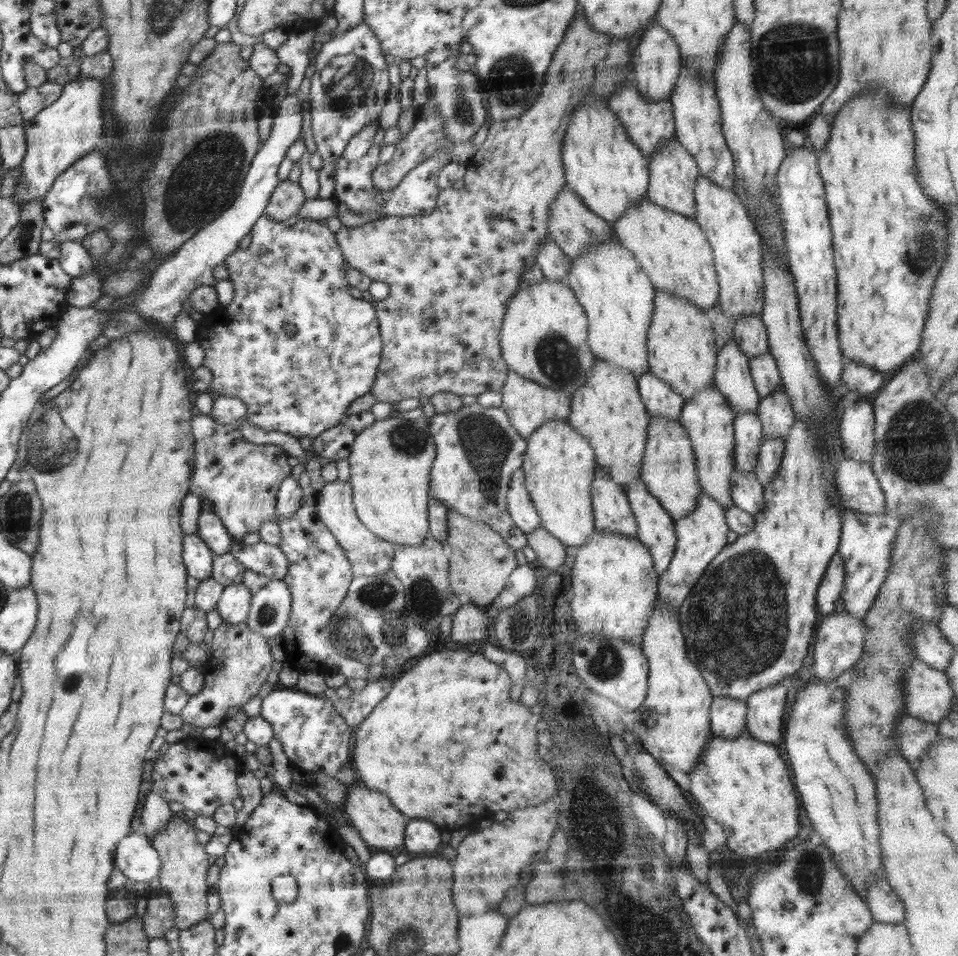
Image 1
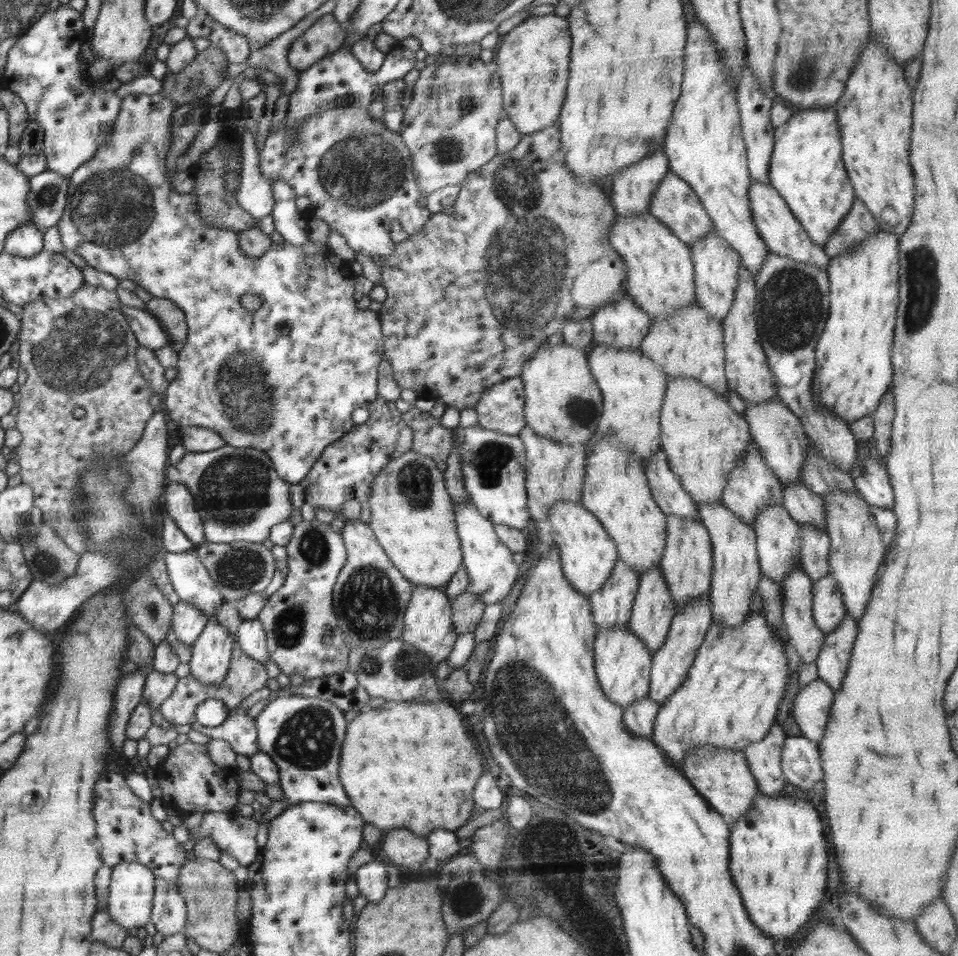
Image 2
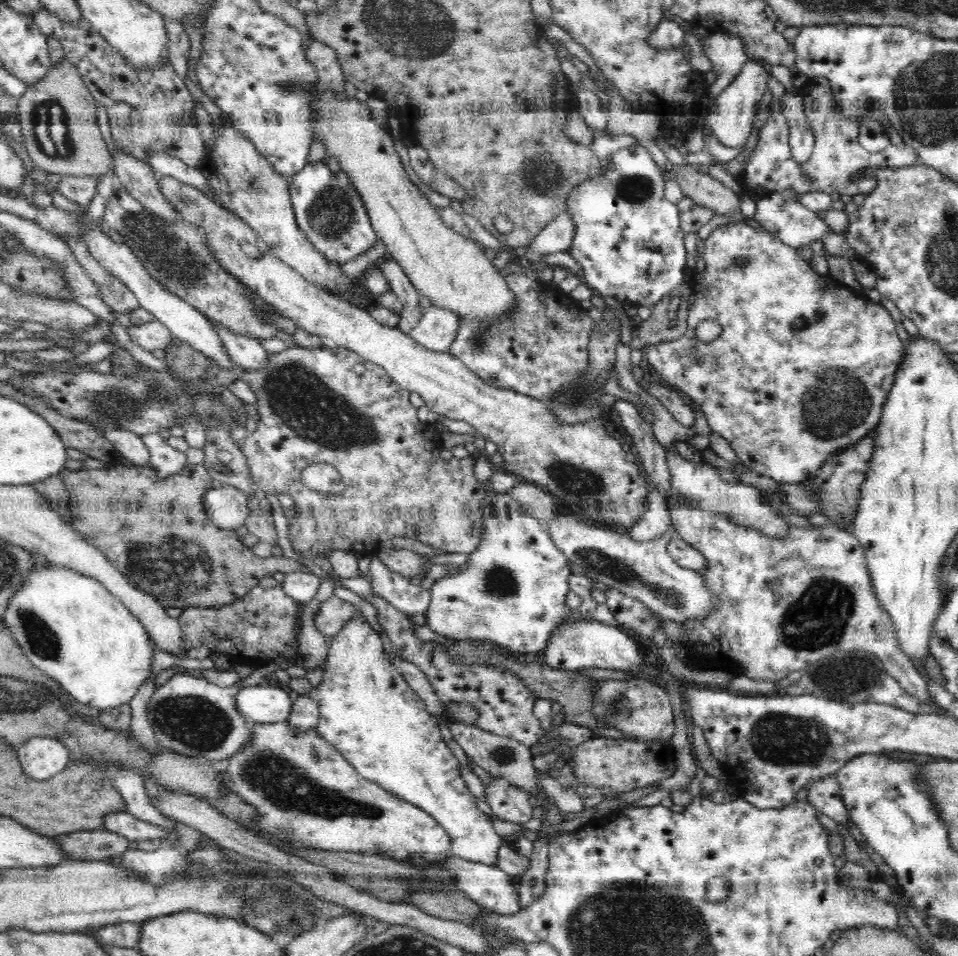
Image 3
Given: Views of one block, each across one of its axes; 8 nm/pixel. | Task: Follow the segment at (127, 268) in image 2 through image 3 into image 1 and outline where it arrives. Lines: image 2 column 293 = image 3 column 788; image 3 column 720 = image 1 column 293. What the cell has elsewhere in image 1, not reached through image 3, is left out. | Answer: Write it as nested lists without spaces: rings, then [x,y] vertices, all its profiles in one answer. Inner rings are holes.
[[[265,214],[256,220],[251,230],[252,239],[247,248],[236,247],[230,256],[225,258],[228,270],[228,280],[232,282],[234,297],[228,306],[219,305],[206,316],[197,319],[195,341],[204,349],[204,362],[202,366],[208,368],[212,373],[212,384],[207,392],[214,397],[236,397],[244,401],[246,414],[243,416],[250,424],[278,432],[287,432],[292,436],[309,436],[315,439],[325,430],[336,426],[347,415],[347,410],[352,402],[370,393],[375,382],[375,376],[382,360],[382,337],[380,337],[380,323],[376,317],[376,309],[370,301],[357,299],[350,295],[349,284],[344,272],[345,260],[342,256],[335,234],[322,225],[319,221],[309,218],[299,219],[297,223],[289,227],[284,222],[276,222]],[[284,324],[293,324],[296,327],[295,334],[286,334]]]

